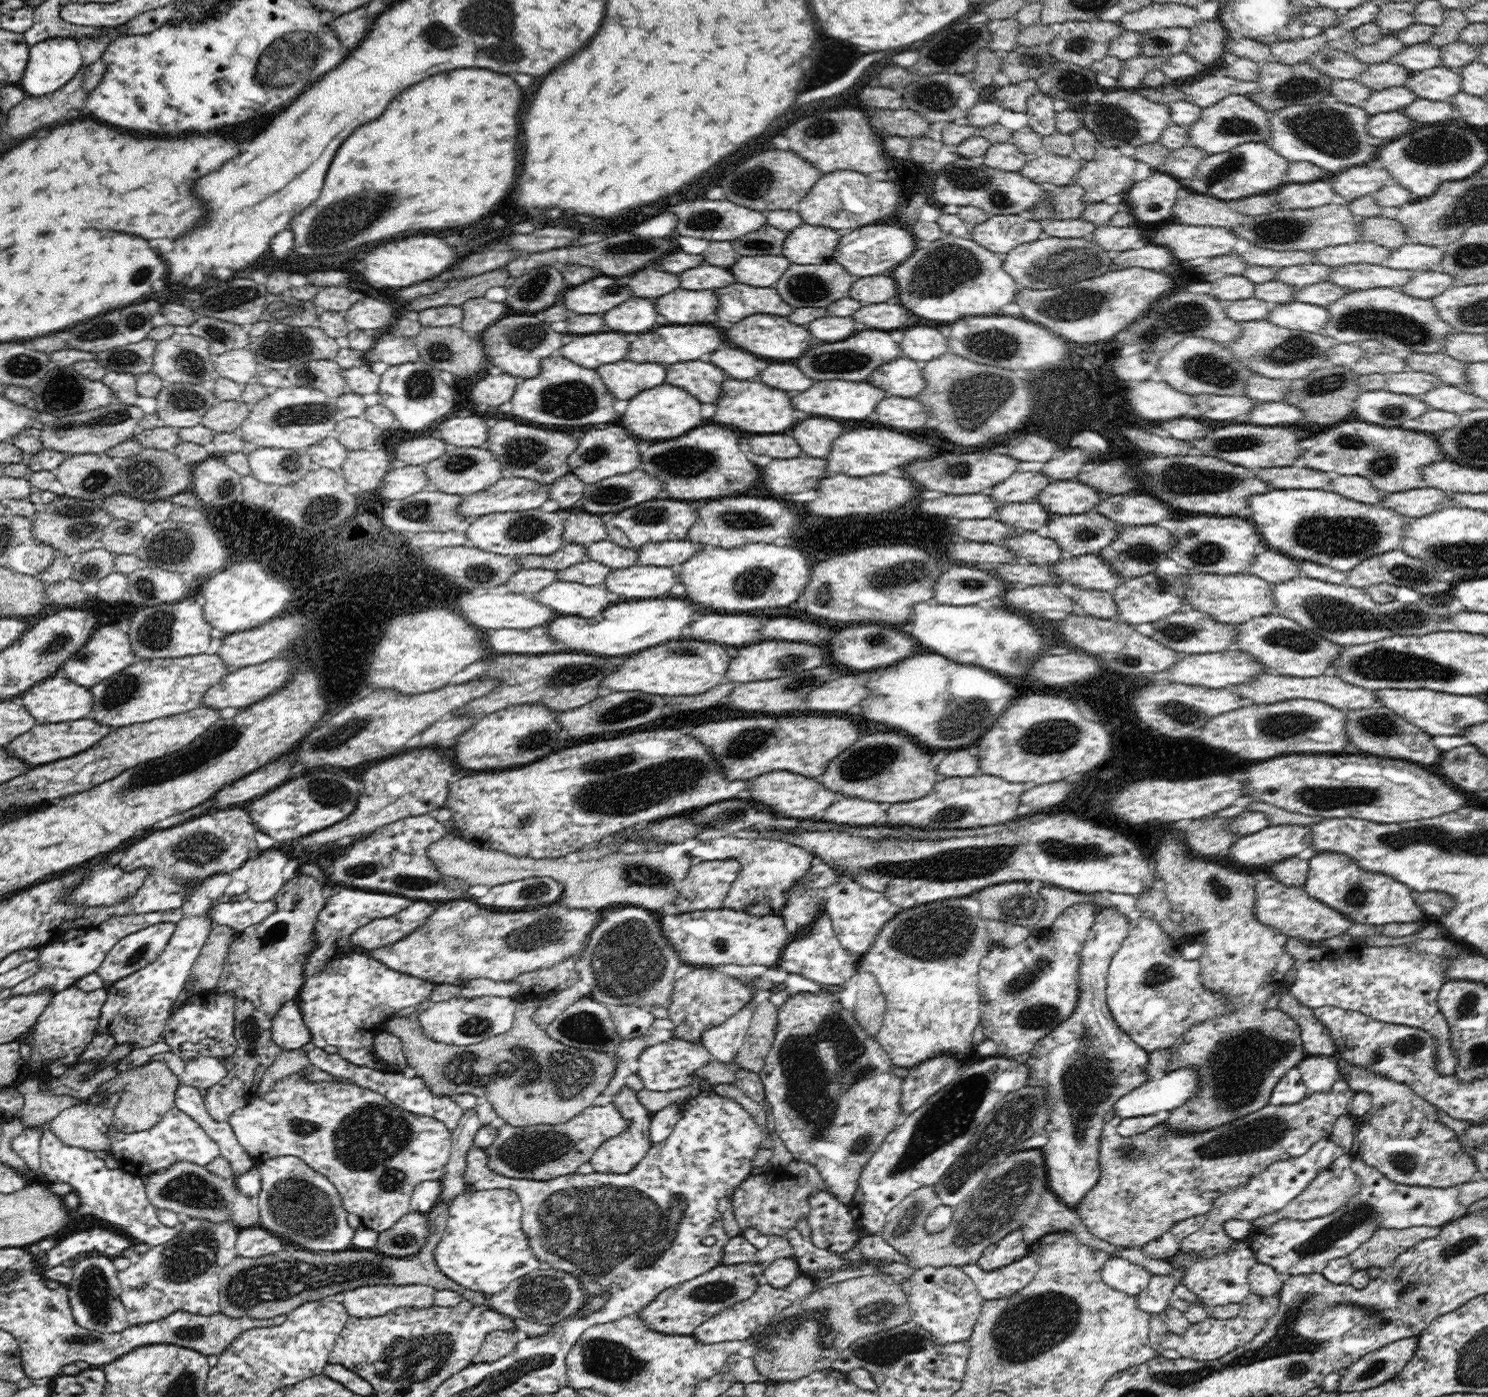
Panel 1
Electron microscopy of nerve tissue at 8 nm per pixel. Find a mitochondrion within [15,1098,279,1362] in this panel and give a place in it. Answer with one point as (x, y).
(195, 1253)

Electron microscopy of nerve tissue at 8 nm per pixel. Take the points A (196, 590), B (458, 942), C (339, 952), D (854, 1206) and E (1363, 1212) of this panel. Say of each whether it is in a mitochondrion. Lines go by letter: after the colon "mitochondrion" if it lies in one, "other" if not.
A: other
B: mitochondrion
C: other
D: other
E: mitochondrion

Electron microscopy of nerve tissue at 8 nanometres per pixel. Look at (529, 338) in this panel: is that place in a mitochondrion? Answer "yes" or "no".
yes

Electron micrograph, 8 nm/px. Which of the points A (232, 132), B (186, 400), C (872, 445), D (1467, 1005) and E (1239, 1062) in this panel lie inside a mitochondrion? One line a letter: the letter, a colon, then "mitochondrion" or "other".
A: other
B: mitochondrion
C: other
D: mitochondrion
E: mitochondrion

